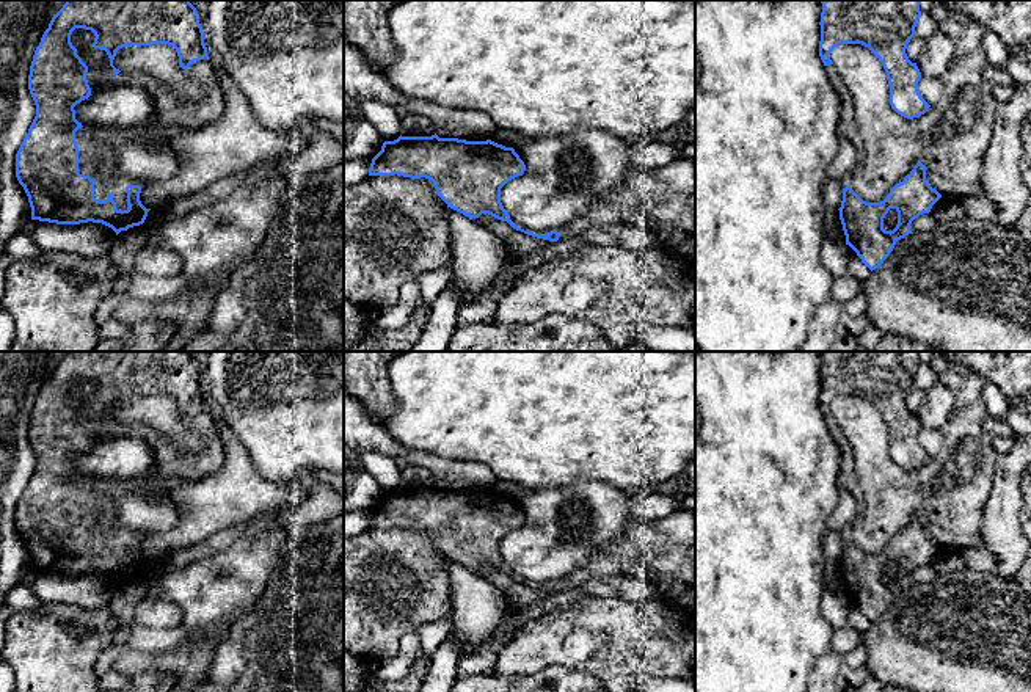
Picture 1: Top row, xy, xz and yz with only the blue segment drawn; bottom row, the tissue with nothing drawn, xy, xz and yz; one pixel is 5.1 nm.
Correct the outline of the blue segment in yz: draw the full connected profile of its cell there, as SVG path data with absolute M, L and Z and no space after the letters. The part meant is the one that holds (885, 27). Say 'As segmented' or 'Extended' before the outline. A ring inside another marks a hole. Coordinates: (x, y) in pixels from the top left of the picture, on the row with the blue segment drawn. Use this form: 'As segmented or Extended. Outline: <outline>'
As segmented. Outline: M822 0L821 3L819 56L824 66L832 64L830 53L836 46L862 44L879 58L887 72L891 108L907 119L924 115L931 105L918 91L921 72L905 53L921 16L920 0Z

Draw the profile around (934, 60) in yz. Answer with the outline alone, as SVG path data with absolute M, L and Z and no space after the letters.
M942 30L934 31L924 42L916 60L921 75L929 78L943 78L949 69L951 58L956 53L953 39Z

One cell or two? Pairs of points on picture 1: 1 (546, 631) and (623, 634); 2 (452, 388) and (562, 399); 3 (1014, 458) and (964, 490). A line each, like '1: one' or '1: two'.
1: one
2: one
3: two

